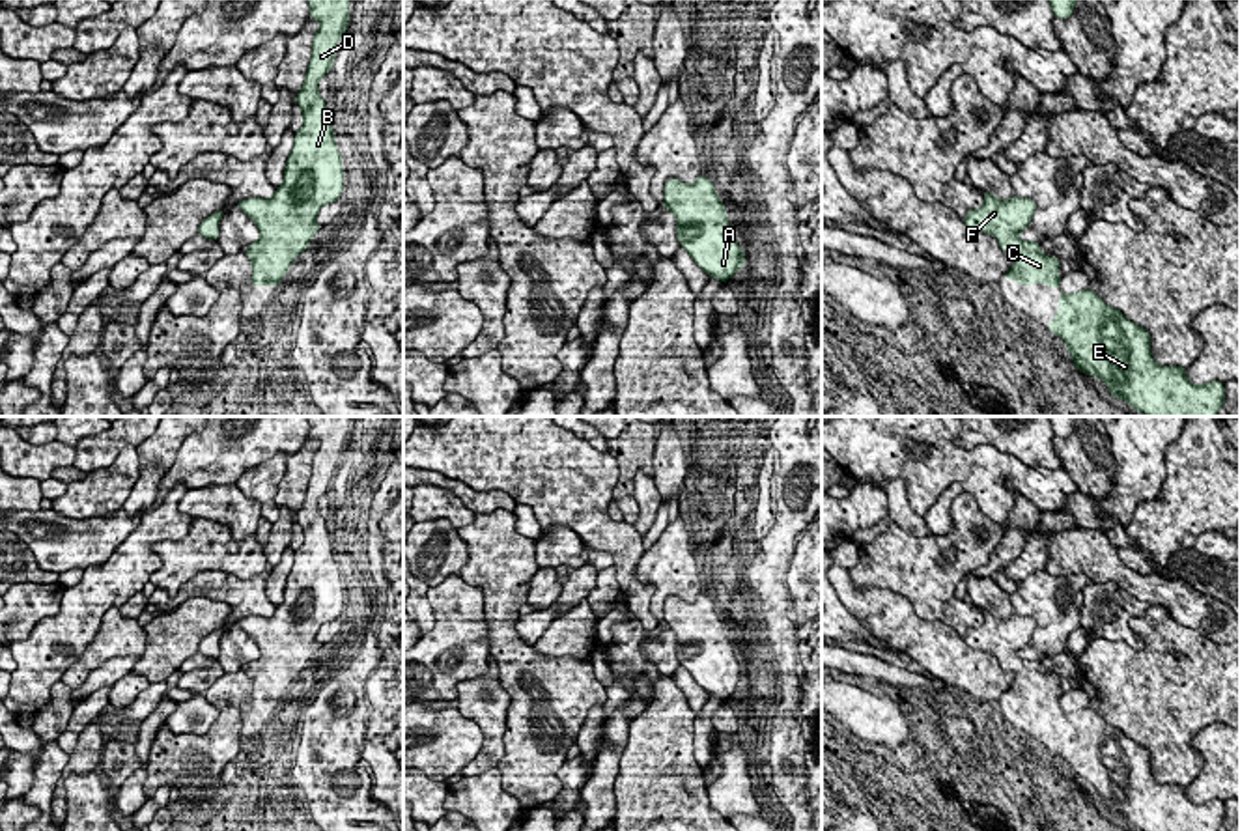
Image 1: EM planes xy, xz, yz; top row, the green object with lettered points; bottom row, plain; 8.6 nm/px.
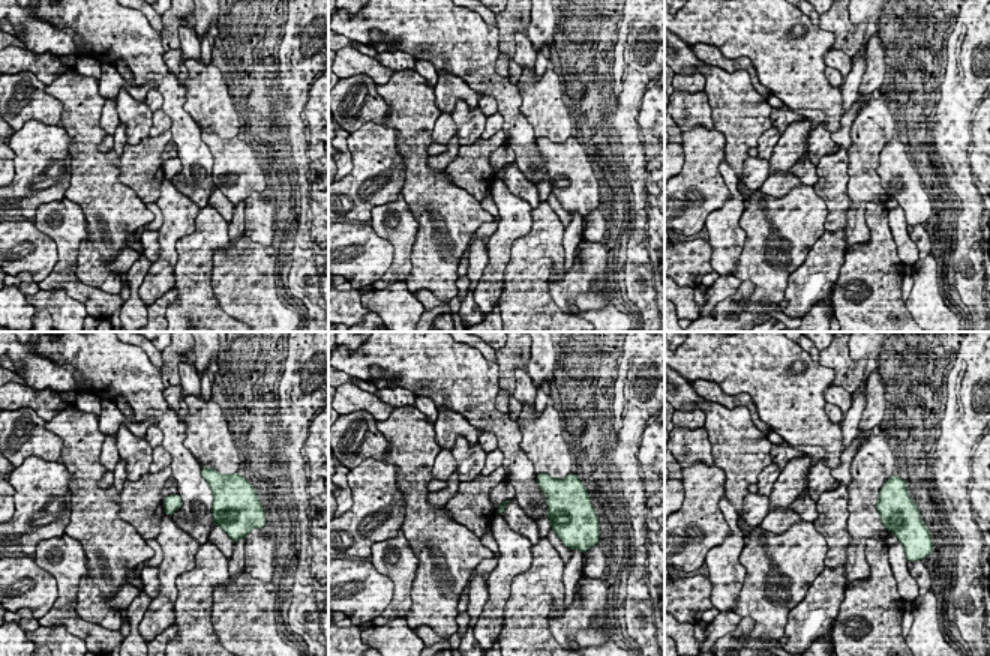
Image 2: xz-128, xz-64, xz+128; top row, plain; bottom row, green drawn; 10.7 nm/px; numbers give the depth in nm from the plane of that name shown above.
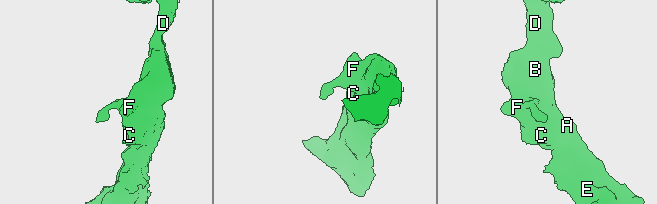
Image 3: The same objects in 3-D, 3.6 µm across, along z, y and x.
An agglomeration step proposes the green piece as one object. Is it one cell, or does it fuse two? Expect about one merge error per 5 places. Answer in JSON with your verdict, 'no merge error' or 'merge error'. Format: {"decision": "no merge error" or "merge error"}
{"decision": "no merge error"}

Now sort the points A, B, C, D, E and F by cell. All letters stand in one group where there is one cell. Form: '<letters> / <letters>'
A B C D E F

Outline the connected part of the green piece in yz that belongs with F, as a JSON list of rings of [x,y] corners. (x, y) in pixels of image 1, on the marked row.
[[[984,192],[984,205],[969,209],[964,222],[971,230],[992,233],[999,246],[1016,258],[1014,265],[1003,275],[1022,286],[1033,282],[1061,289],[1059,258],[1044,256],[1042,243],[1022,241],[1018,233],[1025,230],[1035,215],[1036,204],[1031,198],[1012,196],[1010,200],[997,200],[992,192]]]

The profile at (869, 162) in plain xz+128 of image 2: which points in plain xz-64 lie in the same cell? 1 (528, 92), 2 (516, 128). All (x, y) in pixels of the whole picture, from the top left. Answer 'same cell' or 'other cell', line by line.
1: same cell
2: other cell

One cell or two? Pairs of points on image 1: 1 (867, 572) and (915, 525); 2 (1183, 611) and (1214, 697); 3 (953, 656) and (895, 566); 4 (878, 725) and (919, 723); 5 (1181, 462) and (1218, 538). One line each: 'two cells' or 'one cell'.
1: two cells
2: two cells
3: two cells
4: two cells
5: two cells

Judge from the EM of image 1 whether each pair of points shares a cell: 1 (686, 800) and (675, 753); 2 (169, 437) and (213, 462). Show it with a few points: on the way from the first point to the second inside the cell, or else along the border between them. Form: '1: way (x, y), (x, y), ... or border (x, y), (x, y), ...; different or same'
1: way (675, 788), (675, 764); same
2: border (189, 436), (161, 484); different

